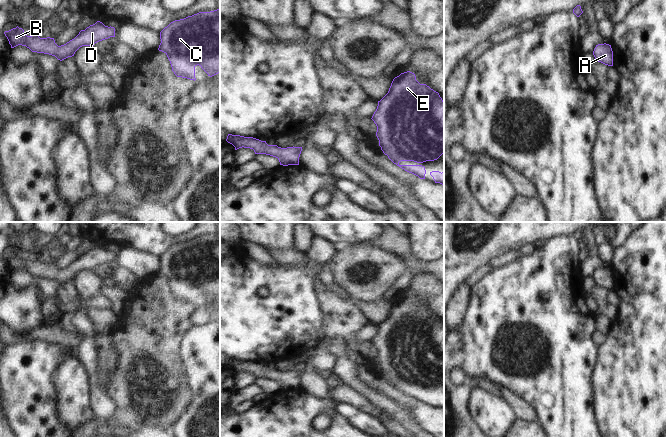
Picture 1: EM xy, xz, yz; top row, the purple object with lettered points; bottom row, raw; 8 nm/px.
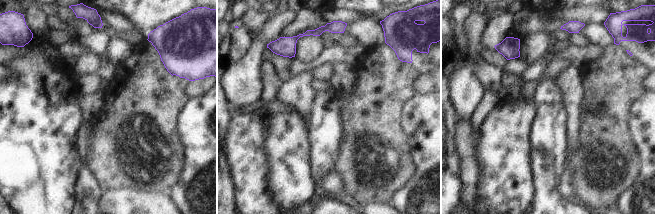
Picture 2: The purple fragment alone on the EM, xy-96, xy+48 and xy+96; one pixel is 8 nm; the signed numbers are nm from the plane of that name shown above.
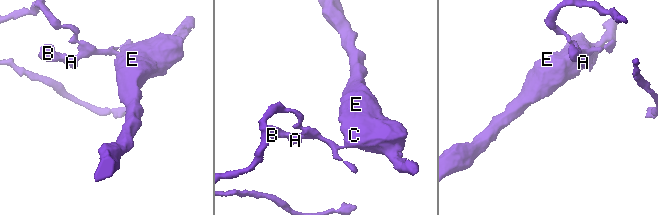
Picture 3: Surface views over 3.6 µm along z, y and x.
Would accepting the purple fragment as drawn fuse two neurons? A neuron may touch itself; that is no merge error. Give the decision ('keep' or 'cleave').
keep

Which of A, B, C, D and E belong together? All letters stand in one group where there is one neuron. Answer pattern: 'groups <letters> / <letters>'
groups A B C D E

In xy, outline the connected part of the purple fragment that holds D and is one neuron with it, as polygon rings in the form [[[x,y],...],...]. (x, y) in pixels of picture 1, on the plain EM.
[[[97,245],[64,269],[58,270],[54,262],[40,262],[38,259],[27,260],[22,252],[18,250],[4,256],[11,272],[18,269],[26,270],[32,276],[44,277],[55,280],[62,285],[68,281],[74,280],[75,276],[82,270],[94,270],[95,267],[115,261],[115,252],[105,250]]]

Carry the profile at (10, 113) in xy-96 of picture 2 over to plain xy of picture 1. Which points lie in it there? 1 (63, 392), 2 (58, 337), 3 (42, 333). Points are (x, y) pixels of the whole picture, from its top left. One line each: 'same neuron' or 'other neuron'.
1: other neuron
2: other neuron
3: other neuron

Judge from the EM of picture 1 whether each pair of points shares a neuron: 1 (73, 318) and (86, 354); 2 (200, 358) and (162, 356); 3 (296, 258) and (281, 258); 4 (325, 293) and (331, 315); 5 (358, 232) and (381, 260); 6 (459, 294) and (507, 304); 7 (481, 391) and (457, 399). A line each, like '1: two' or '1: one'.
1: one
2: two
3: one
4: one
5: two
6: two
7: two

